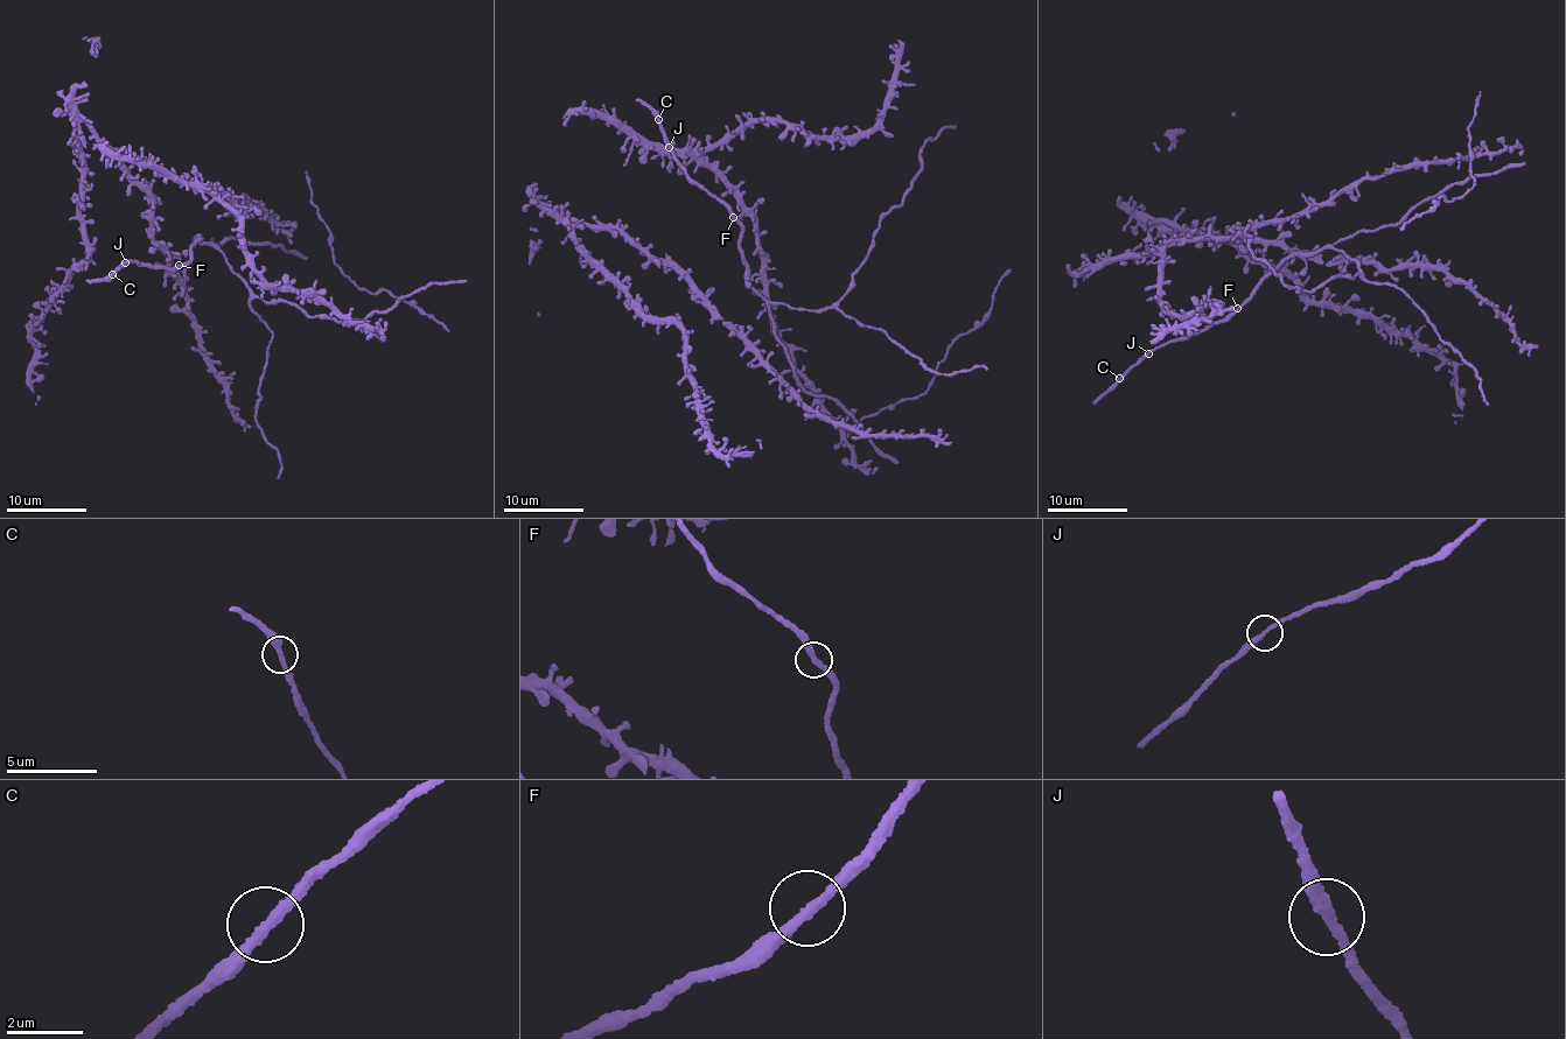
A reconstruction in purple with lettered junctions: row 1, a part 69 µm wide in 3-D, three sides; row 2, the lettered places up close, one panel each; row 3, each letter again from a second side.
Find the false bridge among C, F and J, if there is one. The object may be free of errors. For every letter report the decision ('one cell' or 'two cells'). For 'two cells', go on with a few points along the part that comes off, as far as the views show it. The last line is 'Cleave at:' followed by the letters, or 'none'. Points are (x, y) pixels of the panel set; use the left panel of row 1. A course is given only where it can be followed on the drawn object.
C: one cell
F: one cell
J: one cell
Cleave at: none

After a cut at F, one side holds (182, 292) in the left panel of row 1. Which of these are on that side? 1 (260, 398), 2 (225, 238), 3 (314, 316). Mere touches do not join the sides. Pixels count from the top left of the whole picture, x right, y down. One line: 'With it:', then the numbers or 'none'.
With it: none

